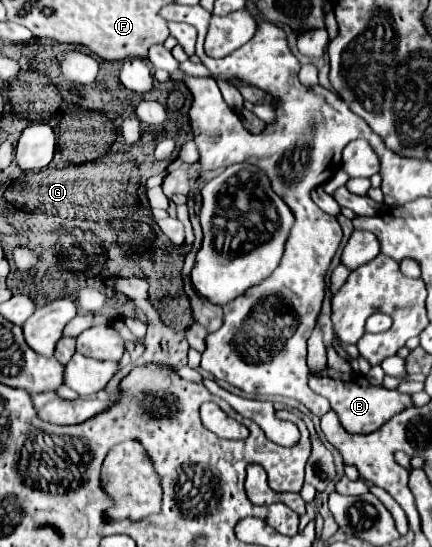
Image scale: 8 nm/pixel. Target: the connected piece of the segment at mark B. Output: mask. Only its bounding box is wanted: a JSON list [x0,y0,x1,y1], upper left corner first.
[308,368,414,434]

